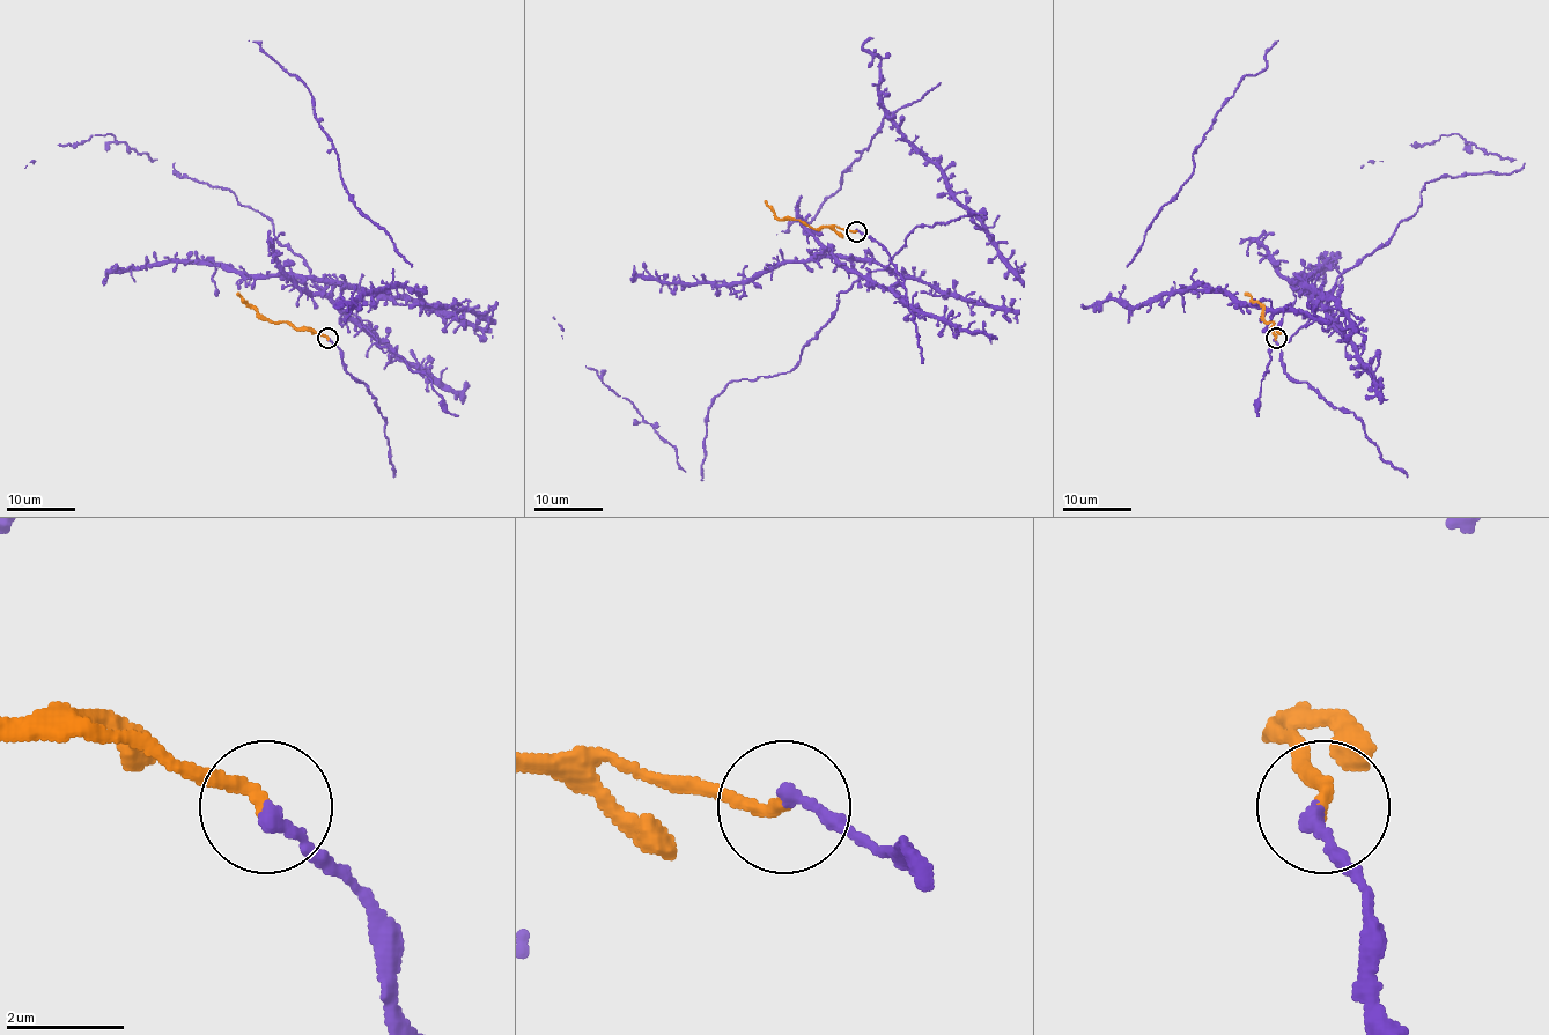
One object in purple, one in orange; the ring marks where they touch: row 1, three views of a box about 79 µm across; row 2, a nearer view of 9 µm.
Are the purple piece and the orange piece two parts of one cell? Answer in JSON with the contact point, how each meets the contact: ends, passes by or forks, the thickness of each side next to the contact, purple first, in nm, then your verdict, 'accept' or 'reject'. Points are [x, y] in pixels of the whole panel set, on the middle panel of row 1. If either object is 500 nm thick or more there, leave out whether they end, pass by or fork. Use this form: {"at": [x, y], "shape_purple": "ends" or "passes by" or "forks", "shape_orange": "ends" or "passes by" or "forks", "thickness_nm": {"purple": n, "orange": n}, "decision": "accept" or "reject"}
{"at": [856, 231], "shape_purple": "ends", "shape_orange": "ends", "thickness_nm": {"purple": 240, "orange": 240}, "decision": "accept"}

